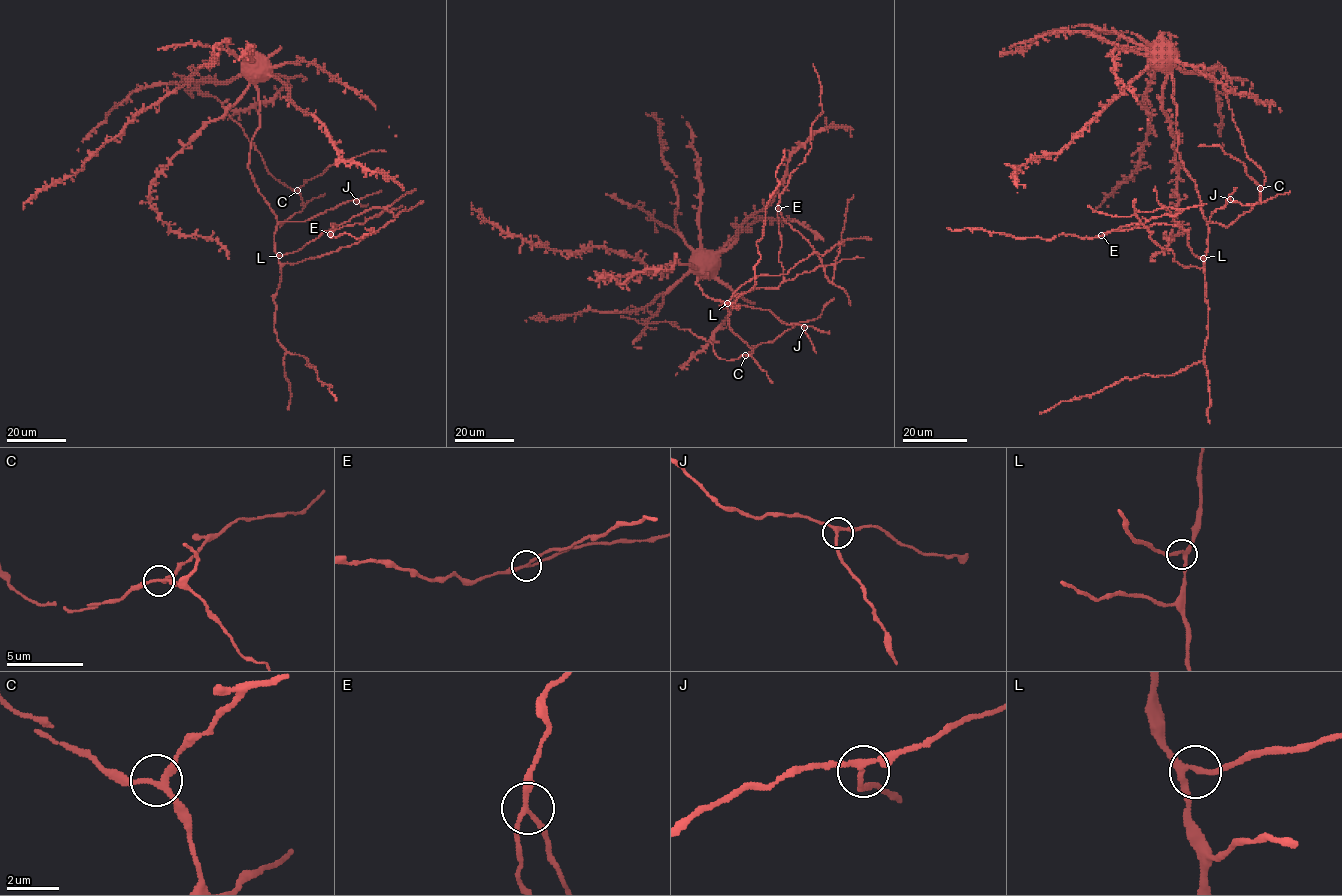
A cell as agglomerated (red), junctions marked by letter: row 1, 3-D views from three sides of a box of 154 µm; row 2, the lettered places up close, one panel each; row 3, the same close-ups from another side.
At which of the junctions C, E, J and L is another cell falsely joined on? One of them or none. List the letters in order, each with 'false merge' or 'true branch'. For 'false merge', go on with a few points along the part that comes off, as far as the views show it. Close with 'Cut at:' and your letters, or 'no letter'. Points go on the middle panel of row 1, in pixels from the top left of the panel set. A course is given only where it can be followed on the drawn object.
C: true branch
E: false merge; foreign part runs (778, 208), (783, 219), (812, 247), (831, 282), (847, 203), (854, 195)
J: true branch
L: true branch
Cut at: E

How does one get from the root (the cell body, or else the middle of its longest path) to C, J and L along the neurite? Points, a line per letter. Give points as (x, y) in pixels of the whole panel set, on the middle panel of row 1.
C: (707, 258), (708, 277), (696, 283), (724, 303), (729, 326), (753, 351), (745, 355)
J: (707, 258), (708, 277), (696, 281), (705, 295), (769, 310), (804, 327)
L: (707, 258), (712, 256), (704, 271), (708, 277), (696, 283), (723, 307), (727, 303)

